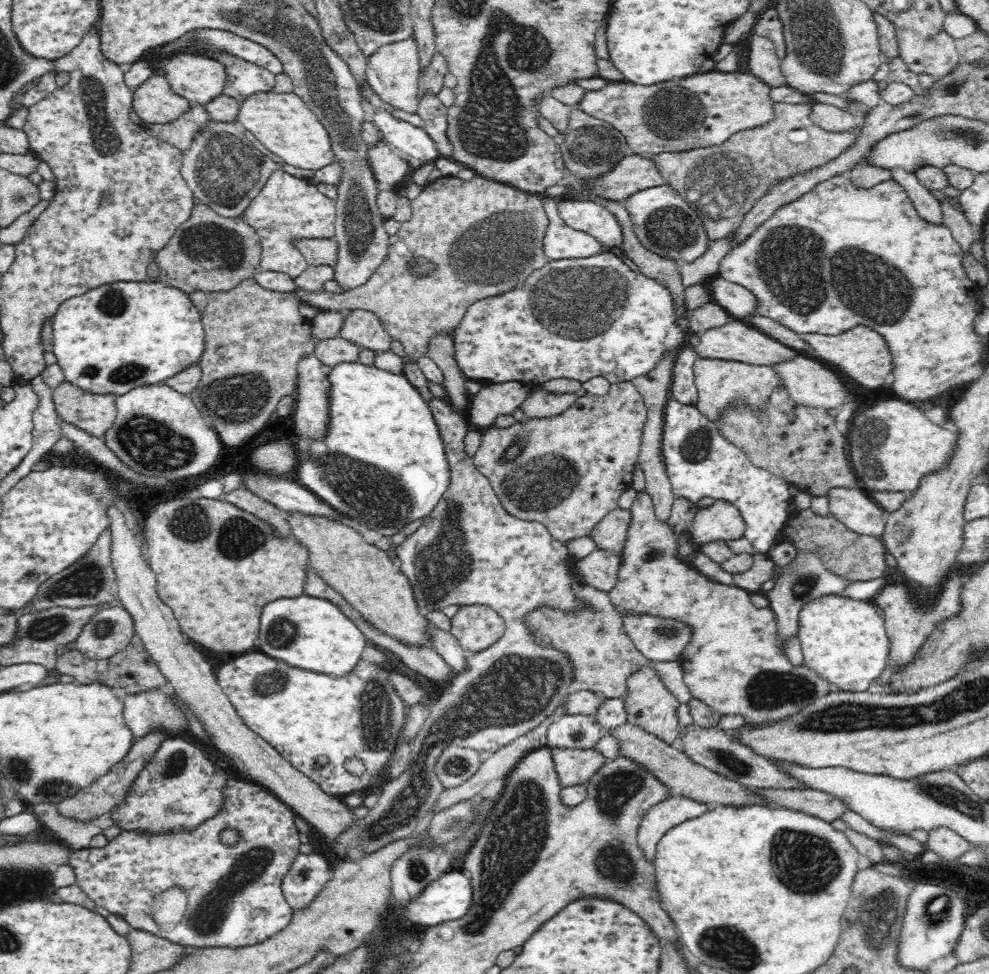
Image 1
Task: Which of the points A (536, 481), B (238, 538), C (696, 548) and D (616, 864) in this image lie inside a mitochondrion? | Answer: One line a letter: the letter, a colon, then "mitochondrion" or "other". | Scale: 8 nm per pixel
A: mitochondrion
B: mitochondrion
C: other
D: mitochondrion

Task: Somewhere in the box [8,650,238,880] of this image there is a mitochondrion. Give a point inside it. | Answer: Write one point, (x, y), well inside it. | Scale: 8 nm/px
(178, 764)

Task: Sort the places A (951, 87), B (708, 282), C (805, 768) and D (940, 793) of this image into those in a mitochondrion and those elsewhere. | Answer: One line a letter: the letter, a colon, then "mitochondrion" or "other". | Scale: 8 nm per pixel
A: mitochondrion
B: other
C: other
D: mitochondrion

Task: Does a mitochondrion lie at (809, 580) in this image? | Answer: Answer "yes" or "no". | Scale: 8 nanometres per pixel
yes

